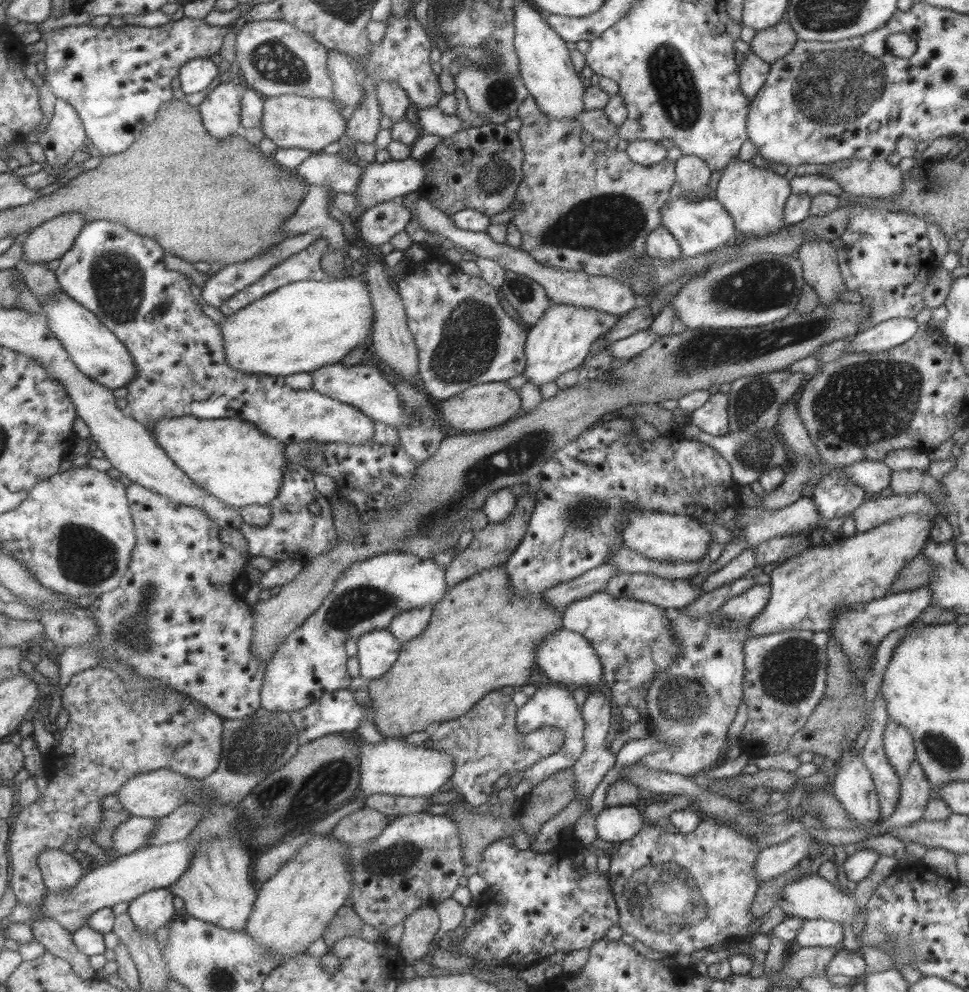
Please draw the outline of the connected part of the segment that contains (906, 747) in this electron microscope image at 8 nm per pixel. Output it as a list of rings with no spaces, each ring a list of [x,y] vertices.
[[[889,720],[883,729],[883,748],[888,763],[898,777],[905,776],[909,765],[914,761],[914,746],[907,729]]]

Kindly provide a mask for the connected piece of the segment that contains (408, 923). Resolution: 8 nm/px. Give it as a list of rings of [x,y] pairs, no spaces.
[[[427,905],[417,908],[403,920],[401,941],[395,947],[407,964],[419,961],[428,952],[439,924],[434,906]]]

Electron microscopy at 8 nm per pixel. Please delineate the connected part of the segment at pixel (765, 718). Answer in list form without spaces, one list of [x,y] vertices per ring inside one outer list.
[[[793,629],[744,640],[742,701],[747,707],[747,720],[739,740],[742,752],[765,757],[786,750],[791,736],[803,727],[824,693],[829,641],[828,631]]]

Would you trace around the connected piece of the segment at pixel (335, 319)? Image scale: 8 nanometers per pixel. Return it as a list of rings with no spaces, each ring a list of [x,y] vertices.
[[[348,272],[343,279],[303,280],[280,286],[272,293],[224,316],[218,325],[227,366],[247,374],[289,376],[297,372],[311,373],[320,366],[339,363],[341,358],[361,341],[368,342],[372,331],[372,308],[362,274]]]

